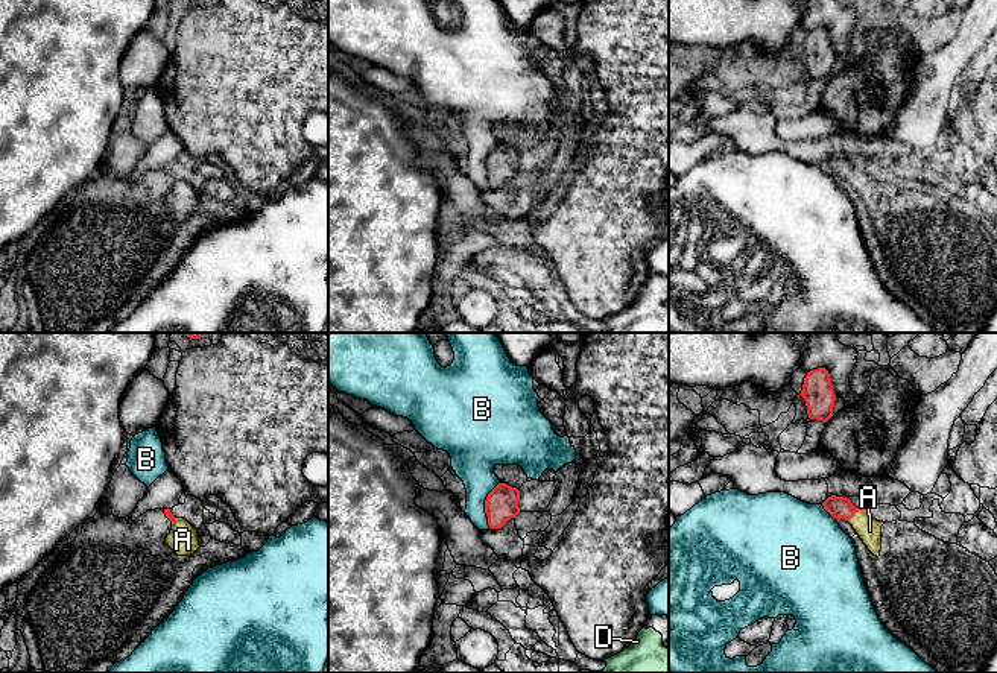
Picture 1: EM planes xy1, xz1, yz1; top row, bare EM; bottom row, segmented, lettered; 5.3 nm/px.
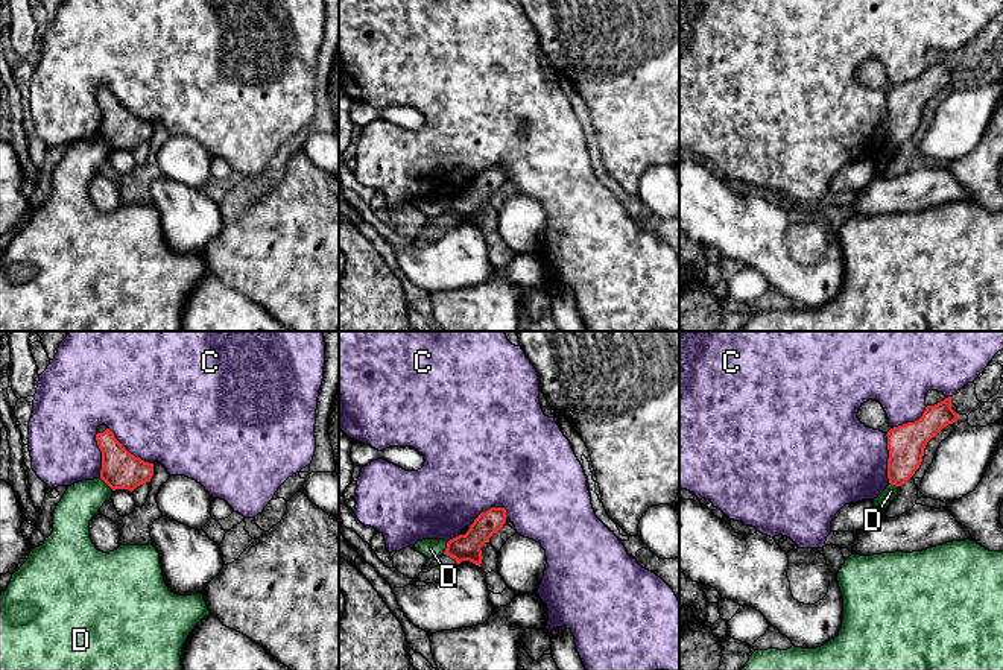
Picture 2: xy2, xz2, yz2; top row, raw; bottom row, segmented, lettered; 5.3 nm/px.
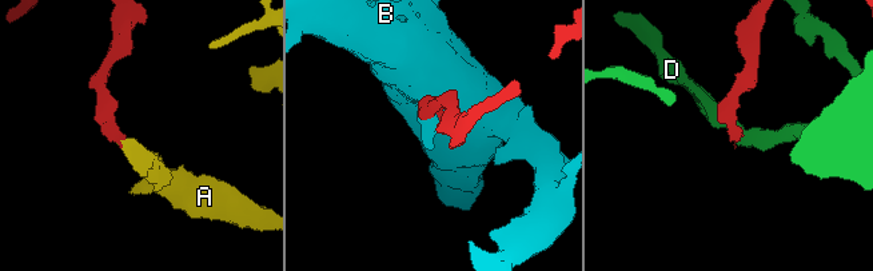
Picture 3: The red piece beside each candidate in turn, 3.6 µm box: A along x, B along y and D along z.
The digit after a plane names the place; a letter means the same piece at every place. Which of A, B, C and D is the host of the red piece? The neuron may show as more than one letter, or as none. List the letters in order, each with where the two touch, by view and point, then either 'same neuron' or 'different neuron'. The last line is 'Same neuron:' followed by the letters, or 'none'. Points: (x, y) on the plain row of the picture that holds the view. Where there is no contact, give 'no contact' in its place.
A: yz1 (856, 170) | same neuron
B: xz1 (485, 164) | different neuron
C: xy2 (128, 111) | different neuron
D: xz2 (447, 207) | different neuron
Same neuron: A

